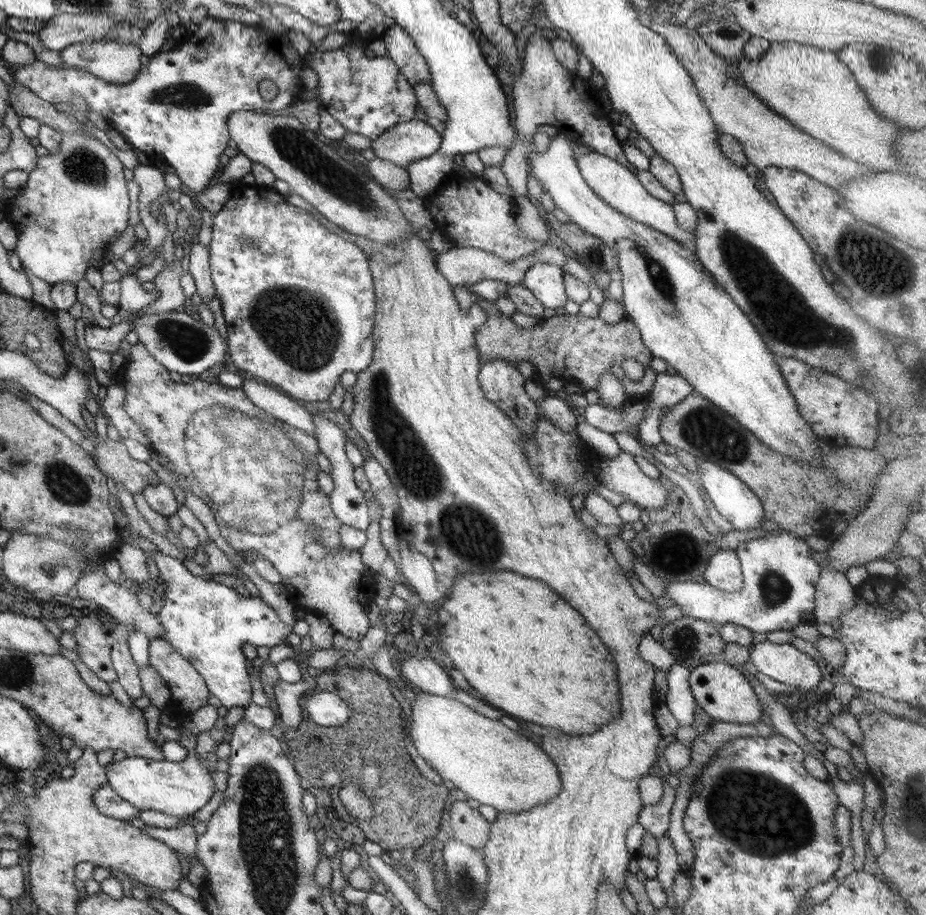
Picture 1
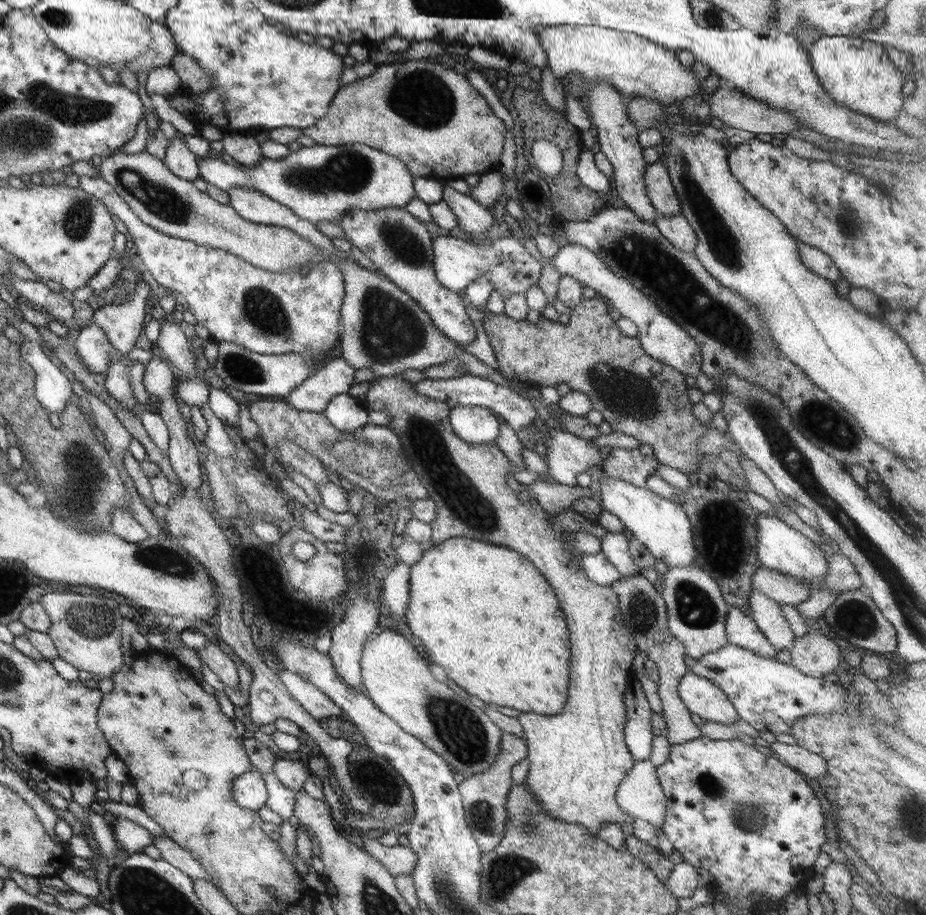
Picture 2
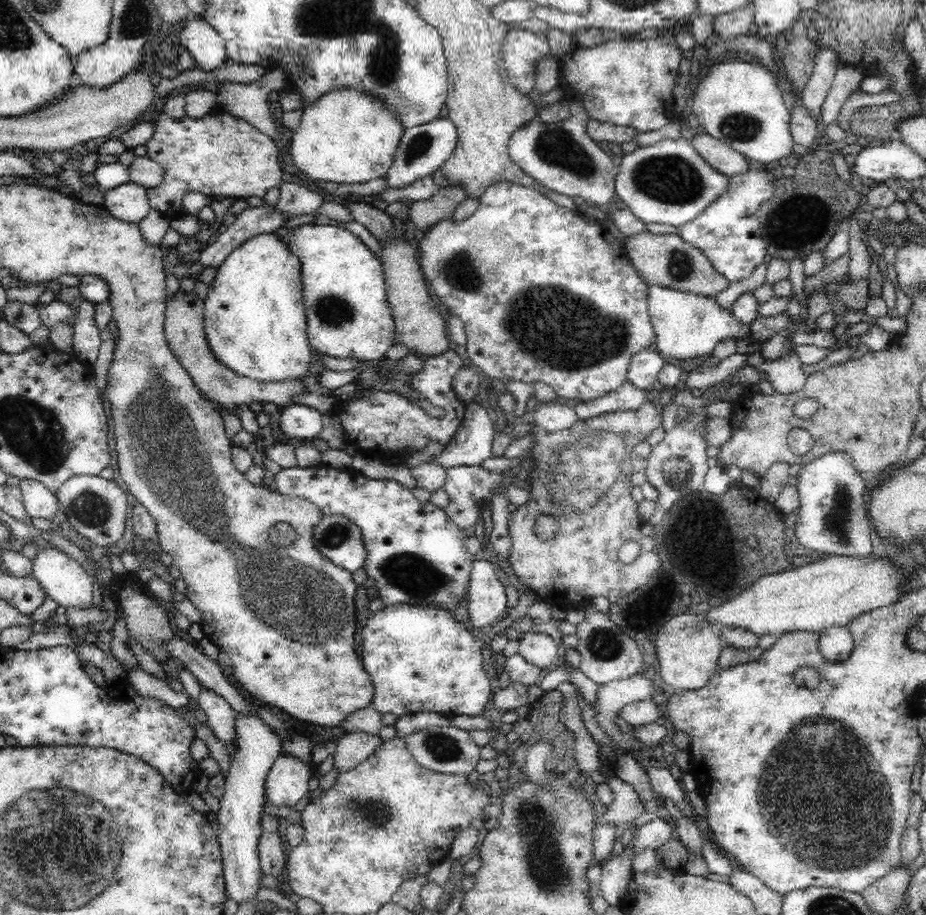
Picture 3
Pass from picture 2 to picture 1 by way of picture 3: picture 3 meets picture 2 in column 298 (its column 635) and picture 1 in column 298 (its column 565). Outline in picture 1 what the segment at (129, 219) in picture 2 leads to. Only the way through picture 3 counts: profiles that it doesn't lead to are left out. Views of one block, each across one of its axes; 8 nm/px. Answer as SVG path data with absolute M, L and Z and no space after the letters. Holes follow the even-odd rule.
M263 185L233 186L231 196L223 204L223 208L215 213L212 219L211 254L208 258L209 276L213 281L215 297L219 298L220 309L227 332L227 353L234 366L247 374L255 376L256 380L263 380L271 387L279 386L289 397L303 402L321 402L327 400L335 384L339 382L339 376L343 372L360 373L367 368L371 356L373 356L372 328L375 312L375 295L372 285L371 271L367 265L367 257L357 245L353 245L350 237L335 235L325 229L313 212L307 212L289 204L283 195L277 193L272 187ZM237 239L249 239L251 243L239 243ZM317 292L317 296L315 296Z

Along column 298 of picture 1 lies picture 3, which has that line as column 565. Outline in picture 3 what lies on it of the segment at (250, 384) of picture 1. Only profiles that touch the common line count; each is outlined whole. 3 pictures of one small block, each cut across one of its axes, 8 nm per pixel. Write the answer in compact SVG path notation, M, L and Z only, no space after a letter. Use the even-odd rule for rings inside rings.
M553 400L551 403L542 404L541 407L535 409L532 424L544 432L554 434L554 432L572 430L577 423L576 413L574 413L571 403L564 405Z

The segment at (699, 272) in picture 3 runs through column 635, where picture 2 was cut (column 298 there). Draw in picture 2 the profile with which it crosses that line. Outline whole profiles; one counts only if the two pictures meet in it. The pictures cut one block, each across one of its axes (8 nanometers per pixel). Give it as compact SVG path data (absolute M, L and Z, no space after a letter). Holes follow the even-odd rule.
M145 150L134 154L117 152L102 158L99 164L98 176L107 184L110 184L111 188L125 201L125 204L128 204L133 214L143 224L150 226L157 233L233 253L233 255L241 257L243 261L247 261L253 267L273 273L281 273L281 271L287 271L291 267L300 270L303 265L307 265L311 269L315 263L327 261L327 258L319 252L319 248L315 248L313 244L307 243L287 228L255 224L243 220L231 206L217 203L207 193L199 191L191 181L181 180L173 172L169 172L169 168L162 163L162 160L151 156Z

